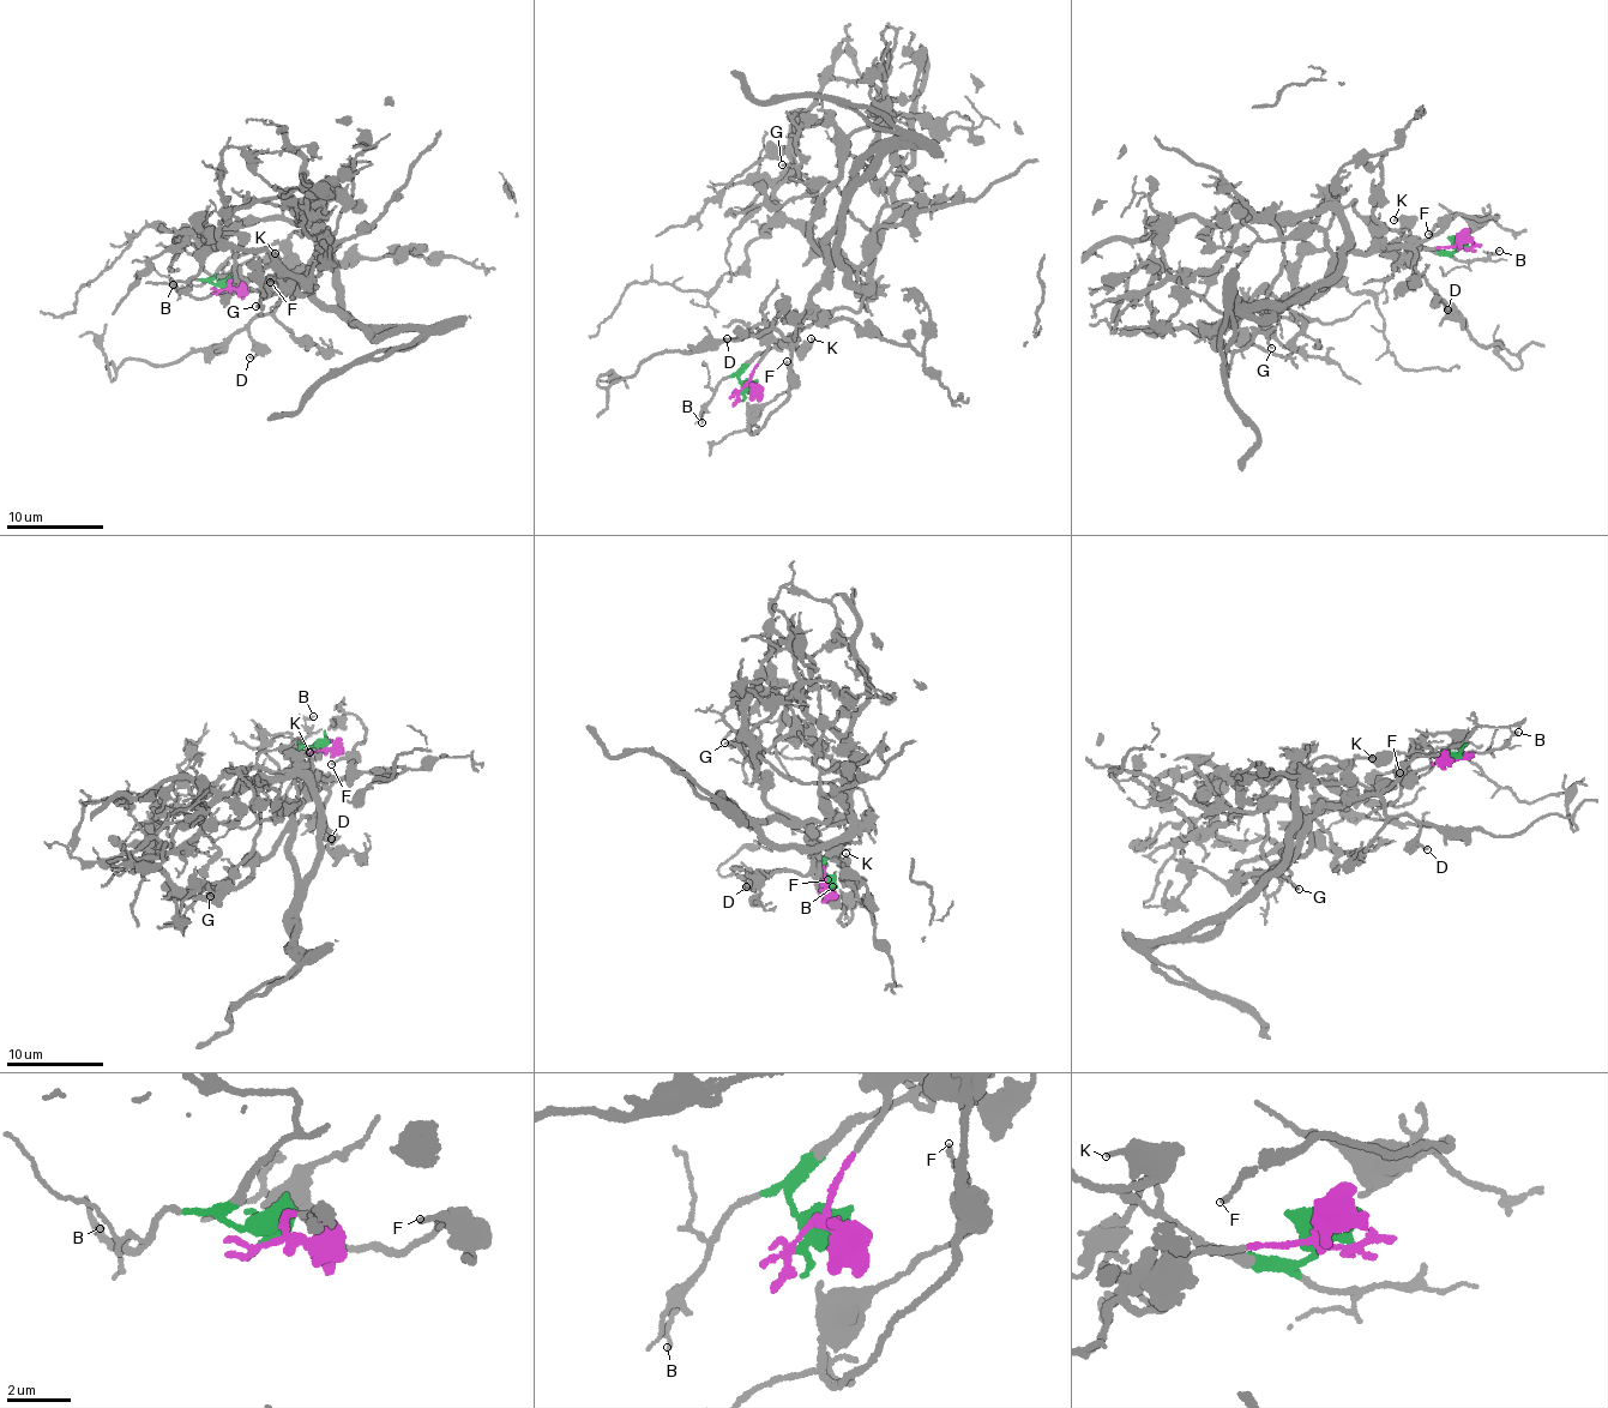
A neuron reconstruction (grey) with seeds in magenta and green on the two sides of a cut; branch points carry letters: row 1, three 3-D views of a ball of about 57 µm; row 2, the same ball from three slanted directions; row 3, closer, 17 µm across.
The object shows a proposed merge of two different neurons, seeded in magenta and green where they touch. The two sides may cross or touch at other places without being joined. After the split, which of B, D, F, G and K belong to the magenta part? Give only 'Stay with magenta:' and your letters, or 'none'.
Stay with magenta: D, F

